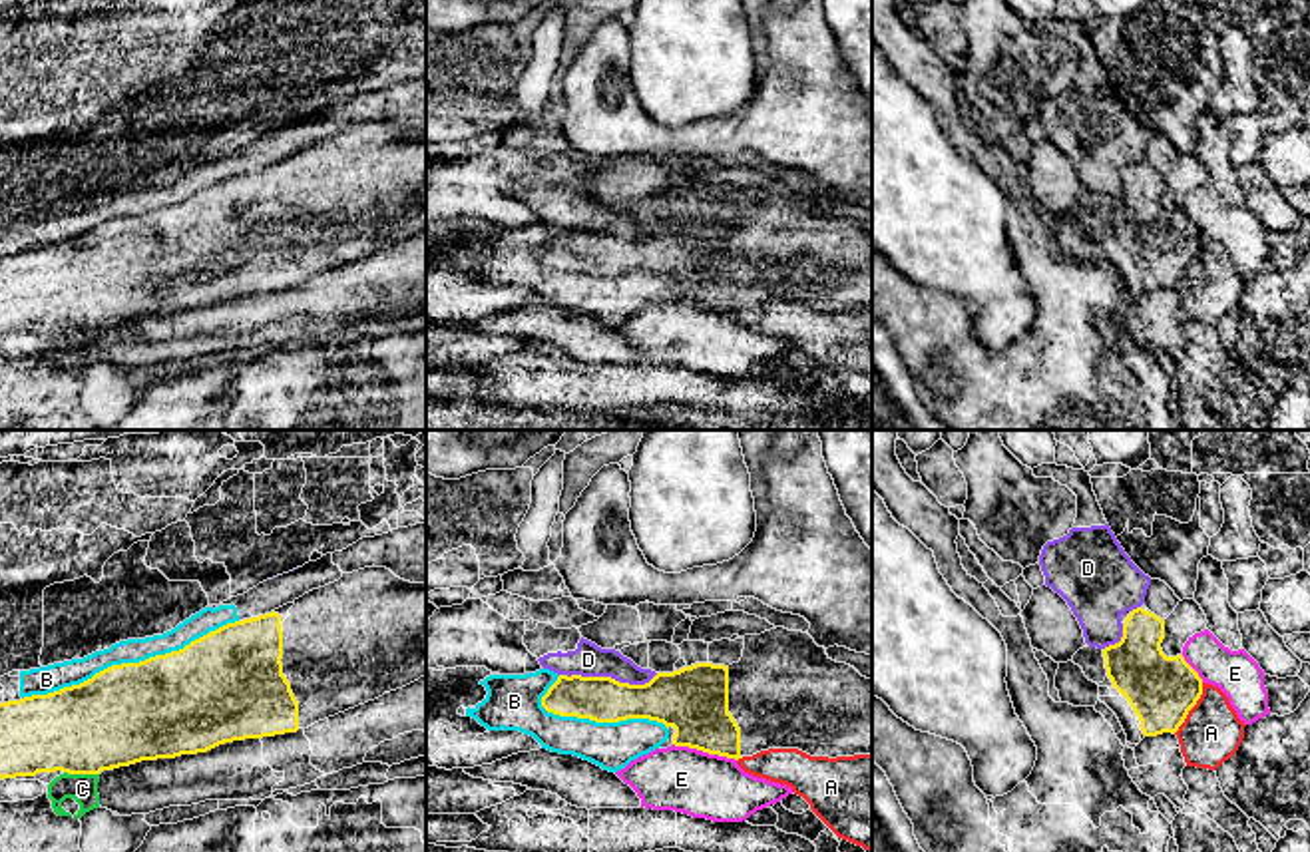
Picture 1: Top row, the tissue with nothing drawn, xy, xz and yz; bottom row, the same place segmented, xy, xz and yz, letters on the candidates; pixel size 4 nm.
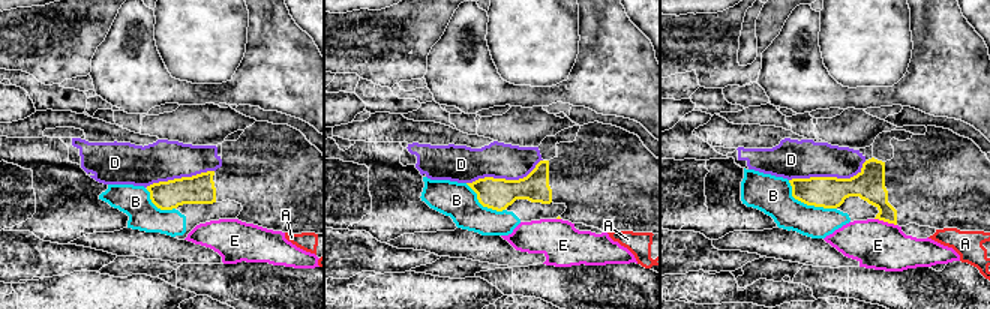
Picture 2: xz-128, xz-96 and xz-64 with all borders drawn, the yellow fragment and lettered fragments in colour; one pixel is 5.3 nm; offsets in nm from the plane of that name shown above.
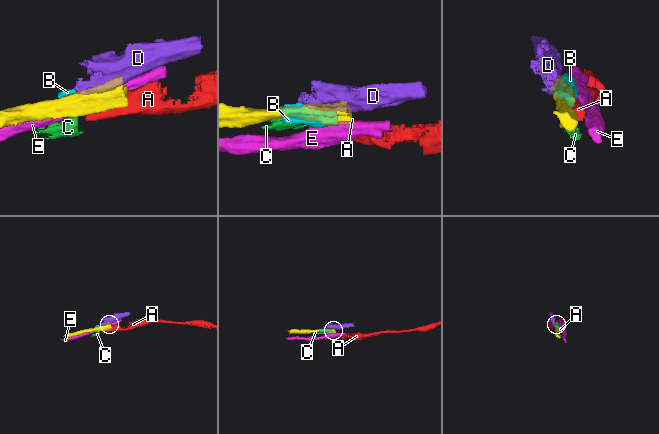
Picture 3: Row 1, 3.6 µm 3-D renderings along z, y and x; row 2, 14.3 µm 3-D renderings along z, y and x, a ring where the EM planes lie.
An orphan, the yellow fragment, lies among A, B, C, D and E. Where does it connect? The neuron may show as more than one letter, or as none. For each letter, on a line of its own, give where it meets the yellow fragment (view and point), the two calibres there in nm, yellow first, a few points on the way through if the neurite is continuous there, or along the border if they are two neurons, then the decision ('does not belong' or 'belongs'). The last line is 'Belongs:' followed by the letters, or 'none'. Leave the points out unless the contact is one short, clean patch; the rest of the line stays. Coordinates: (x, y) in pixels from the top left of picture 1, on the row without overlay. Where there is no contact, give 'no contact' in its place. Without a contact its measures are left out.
A: yz (1191, 261) | 280/240 nm | does not belong
B: xy (114, 219) | 400/110 nm | does not belong
C: xy (82, 327) | 380/110 nm | along xy (64, 325), (98, 329) | does not belong
D: xz (608, 231) | 190/140 nm | does not belong
E: xz (705, 305) | 280/260 nm | along xz (673, 297), (735, 315) | does not belong
Belongs: none

